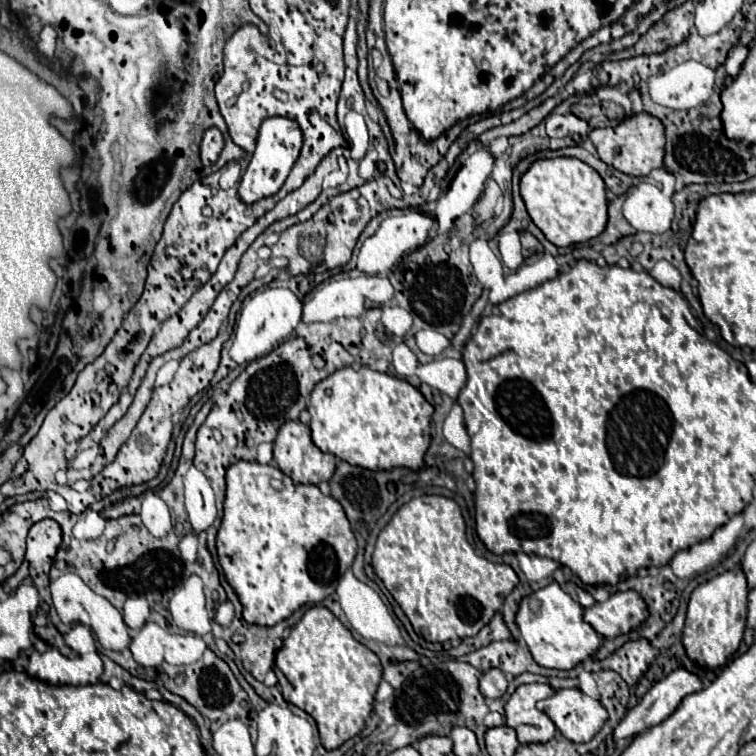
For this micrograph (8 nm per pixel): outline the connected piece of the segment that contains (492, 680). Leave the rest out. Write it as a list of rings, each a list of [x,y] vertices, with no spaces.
[[[489,669],[481,677],[481,693],[489,699],[499,699],[507,691],[507,677],[499,669]]]

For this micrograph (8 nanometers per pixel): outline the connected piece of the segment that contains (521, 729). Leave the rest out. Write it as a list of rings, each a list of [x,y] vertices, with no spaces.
[[[533,683],[517,687],[509,697],[505,705],[505,721],[515,729],[519,743],[547,743],[557,735],[553,721],[535,707],[539,699],[547,699],[553,693],[555,691],[549,685]]]

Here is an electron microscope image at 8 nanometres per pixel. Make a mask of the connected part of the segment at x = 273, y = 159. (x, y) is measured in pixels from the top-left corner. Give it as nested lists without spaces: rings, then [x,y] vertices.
[[[285,117],[265,119],[261,129],[259,129],[257,149],[255,149],[255,153],[253,153],[253,157],[251,157],[243,177],[241,177],[241,183],[239,183],[241,201],[251,205],[251,203],[255,203],[255,201],[259,201],[263,197],[275,195],[283,187],[293,163],[299,157],[301,147],[303,147],[303,135],[301,135],[301,129],[299,129],[299,125],[295,121],[285,119]]]

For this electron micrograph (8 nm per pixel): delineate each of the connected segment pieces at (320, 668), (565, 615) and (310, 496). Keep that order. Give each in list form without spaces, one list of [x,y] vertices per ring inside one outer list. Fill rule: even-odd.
[[[311,607],[301,617],[277,651],[275,667],[281,673],[283,699],[315,719],[321,745],[327,751],[361,733],[381,681],[381,663],[373,651],[353,639],[351,631],[327,607]]]
[[[555,581],[520,601],[517,625],[533,659],[547,669],[573,669],[575,665],[593,657],[601,647],[599,633],[583,621],[583,607],[575,603]],[[531,599],[541,603],[538,613],[531,609]]]
[[[237,461],[235,465],[231,465],[227,469],[227,497],[225,497],[223,521],[221,521],[221,527],[219,527],[219,533],[217,533],[217,555],[219,555],[219,563],[223,567],[223,573],[225,573],[227,581],[229,581],[229,585],[235,589],[235,593],[237,593],[241,605],[243,605],[245,621],[255,623],[255,625],[263,625],[263,627],[273,627],[279,621],[287,619],[301,605],[305,605],[305,603],[319,603],[319,601],[327,599],[329,595],[335,593],[337,581],[343,577],[343,573],[351,567],[351,563],[355,559],[355,553],[357,553],[357,541],[355,541],[355,535],[351,531],[351,525],[349,525],[347,517],[345,517],[345,511],[341,509],[341,505],[337,501],[333,501],[331,495],[323,495],[315,485],[295,485],[281,469],[277,469],[273,465],[261,465],[257,461],[255,463]],[[273,479],[283,481],[283,489],[281,491],[271,487]]]

